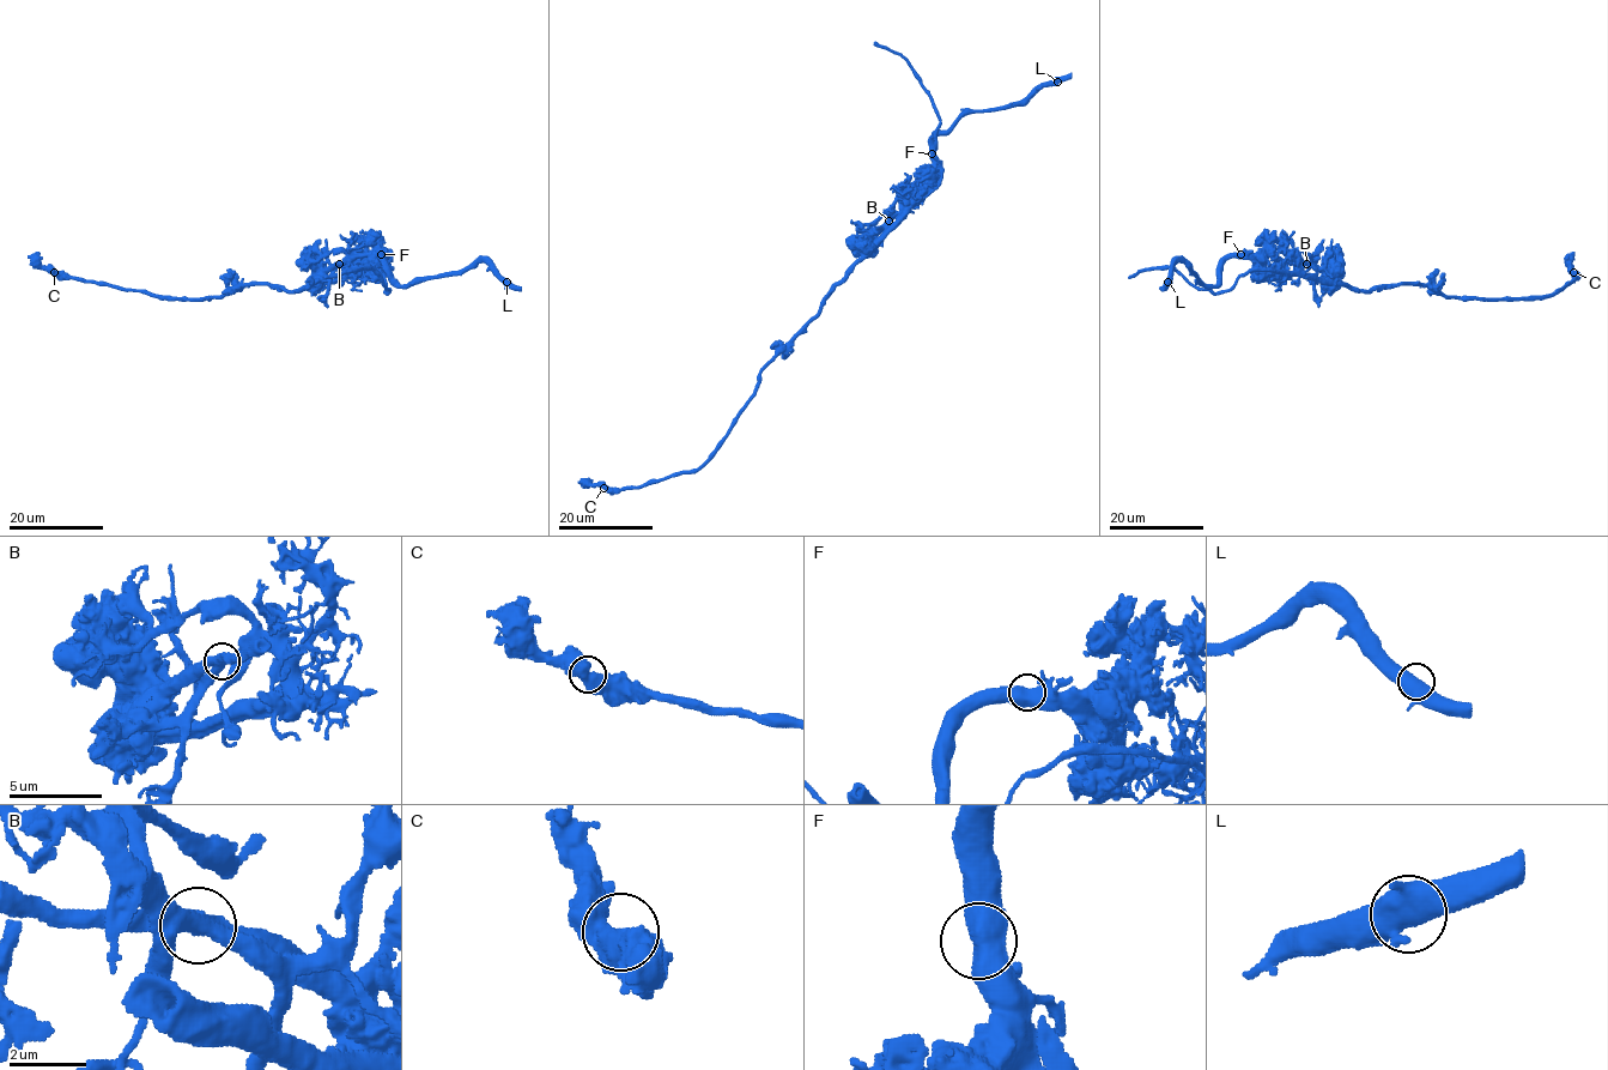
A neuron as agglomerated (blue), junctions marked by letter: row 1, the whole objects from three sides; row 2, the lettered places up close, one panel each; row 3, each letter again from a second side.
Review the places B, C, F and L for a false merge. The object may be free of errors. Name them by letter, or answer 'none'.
B

